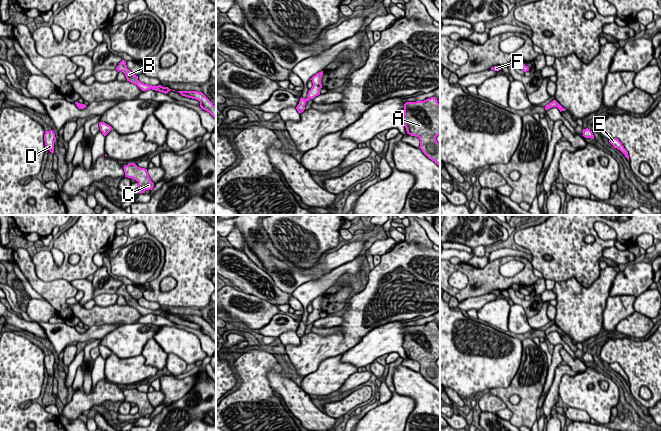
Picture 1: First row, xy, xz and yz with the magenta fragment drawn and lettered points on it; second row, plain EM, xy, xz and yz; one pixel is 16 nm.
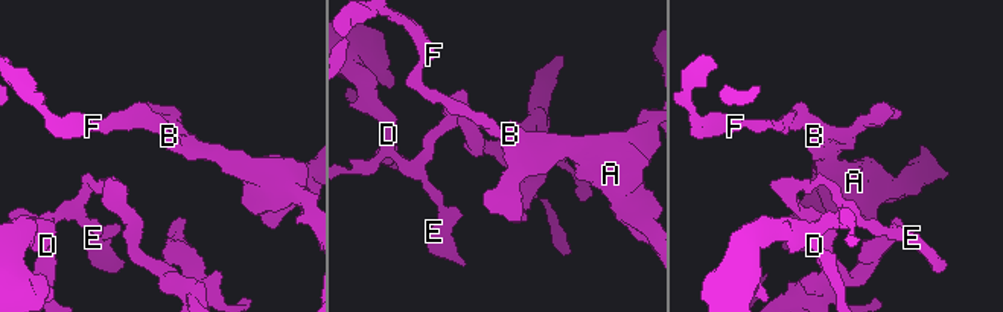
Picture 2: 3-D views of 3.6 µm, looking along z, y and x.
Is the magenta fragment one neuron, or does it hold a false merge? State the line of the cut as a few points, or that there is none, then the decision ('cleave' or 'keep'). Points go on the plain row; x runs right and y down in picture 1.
cut xz (300, 323), (306, 325); cleave

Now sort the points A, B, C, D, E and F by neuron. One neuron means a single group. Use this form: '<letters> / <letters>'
A B C F / D E

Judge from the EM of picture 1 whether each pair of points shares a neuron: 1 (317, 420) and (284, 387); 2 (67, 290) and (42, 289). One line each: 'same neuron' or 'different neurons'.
1: same neuron
2: same neuron

